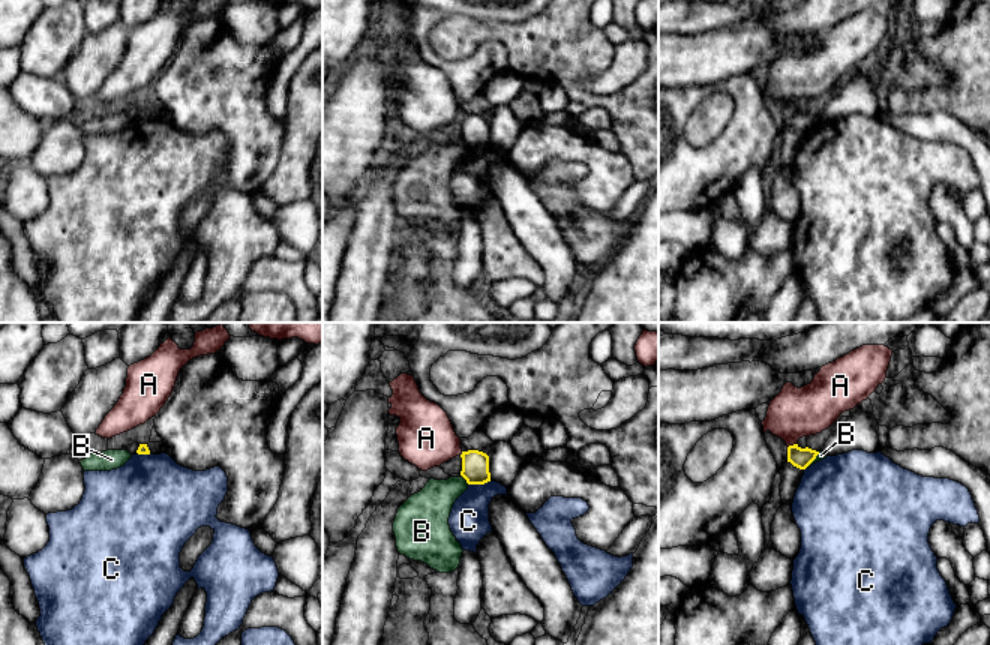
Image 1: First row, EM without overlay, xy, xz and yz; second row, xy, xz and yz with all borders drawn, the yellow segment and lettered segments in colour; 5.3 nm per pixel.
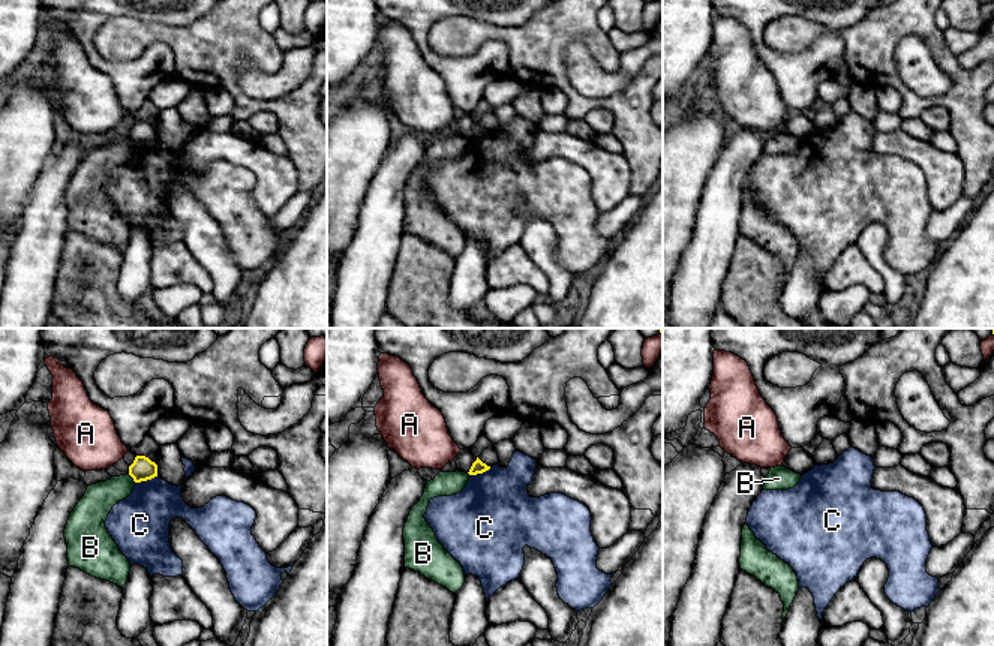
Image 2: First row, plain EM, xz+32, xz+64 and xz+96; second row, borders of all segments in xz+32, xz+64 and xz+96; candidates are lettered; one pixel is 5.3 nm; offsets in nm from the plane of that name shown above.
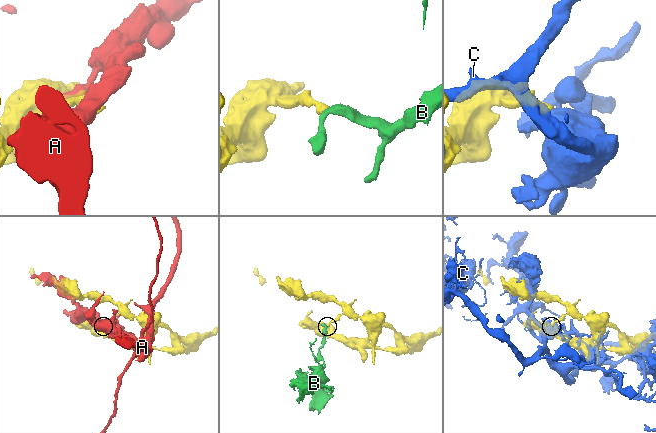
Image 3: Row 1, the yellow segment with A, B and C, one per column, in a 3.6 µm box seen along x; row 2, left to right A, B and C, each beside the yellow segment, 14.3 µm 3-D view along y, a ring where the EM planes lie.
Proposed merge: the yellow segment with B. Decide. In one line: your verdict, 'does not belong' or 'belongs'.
does not belong

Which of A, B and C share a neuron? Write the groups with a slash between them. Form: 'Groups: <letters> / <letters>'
Groups: A / B / C

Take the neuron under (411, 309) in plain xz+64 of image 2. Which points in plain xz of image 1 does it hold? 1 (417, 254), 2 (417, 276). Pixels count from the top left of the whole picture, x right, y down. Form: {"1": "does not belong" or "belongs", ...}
{"1": "does not belong", "2": "does not belong"}

